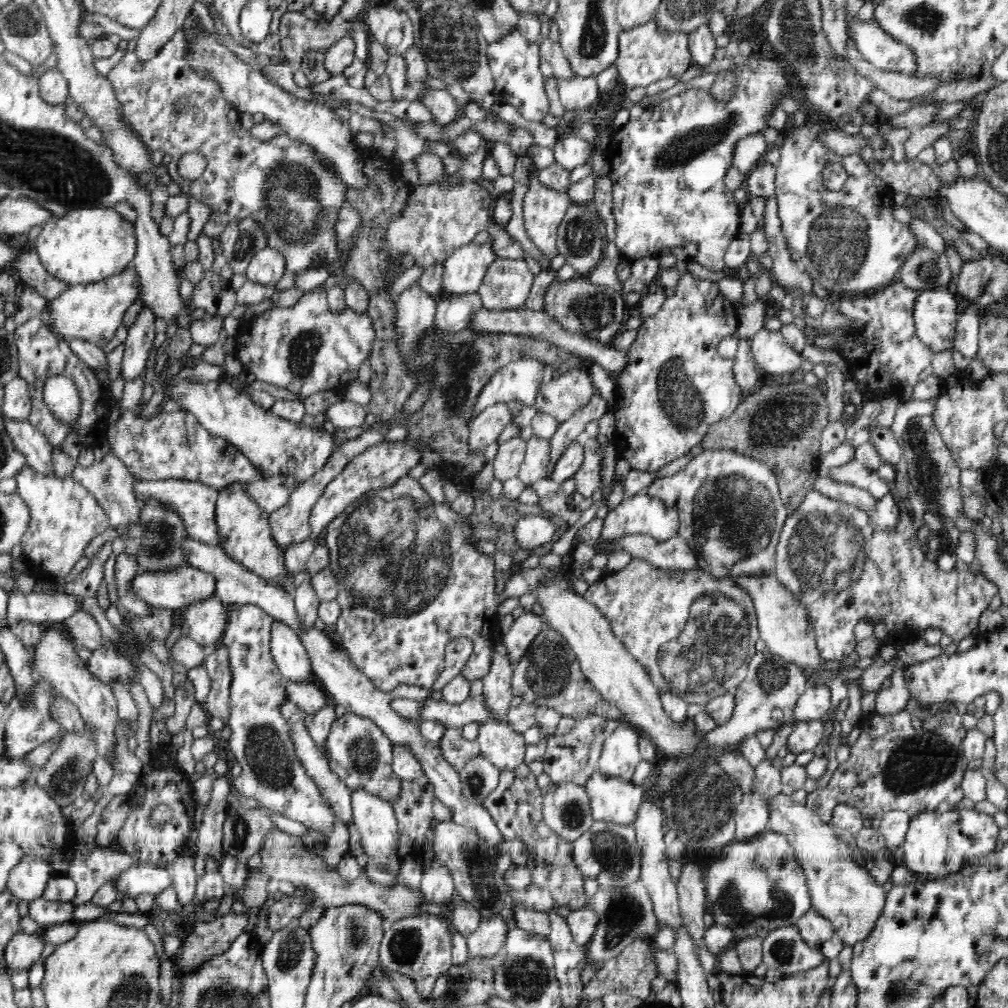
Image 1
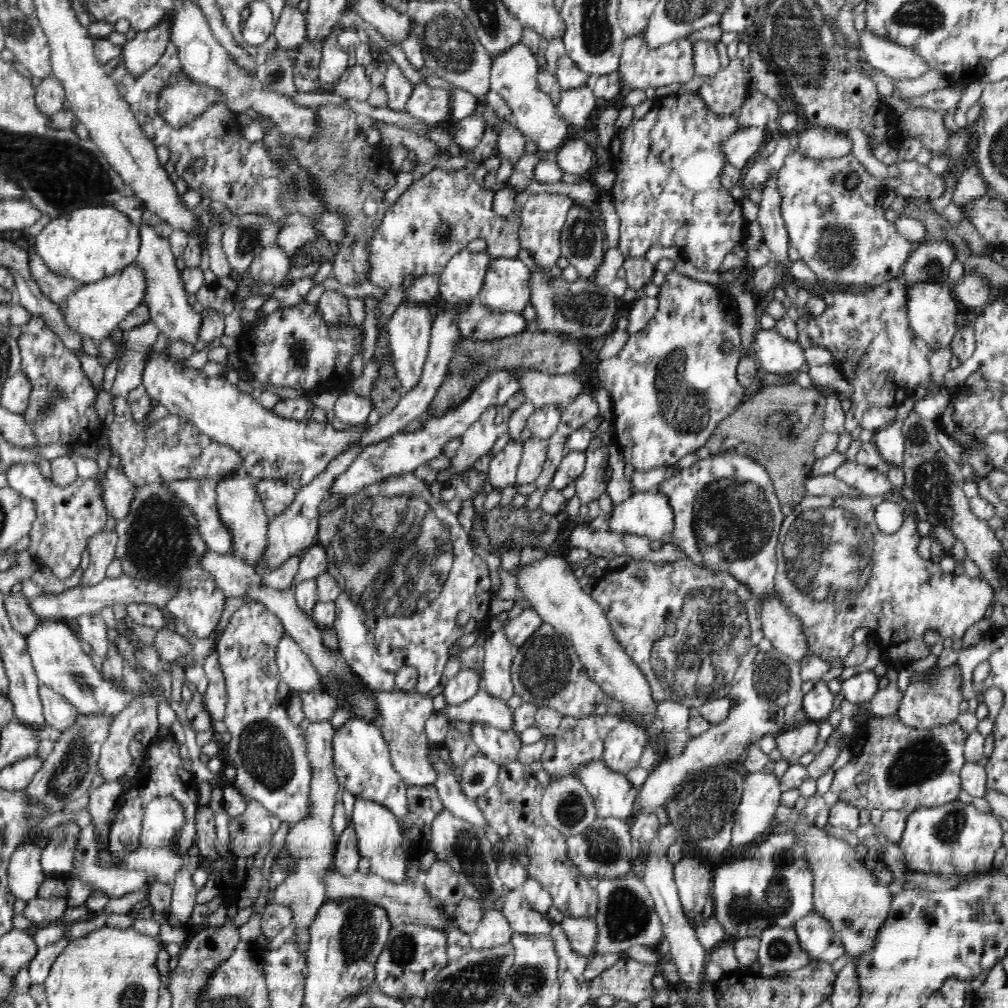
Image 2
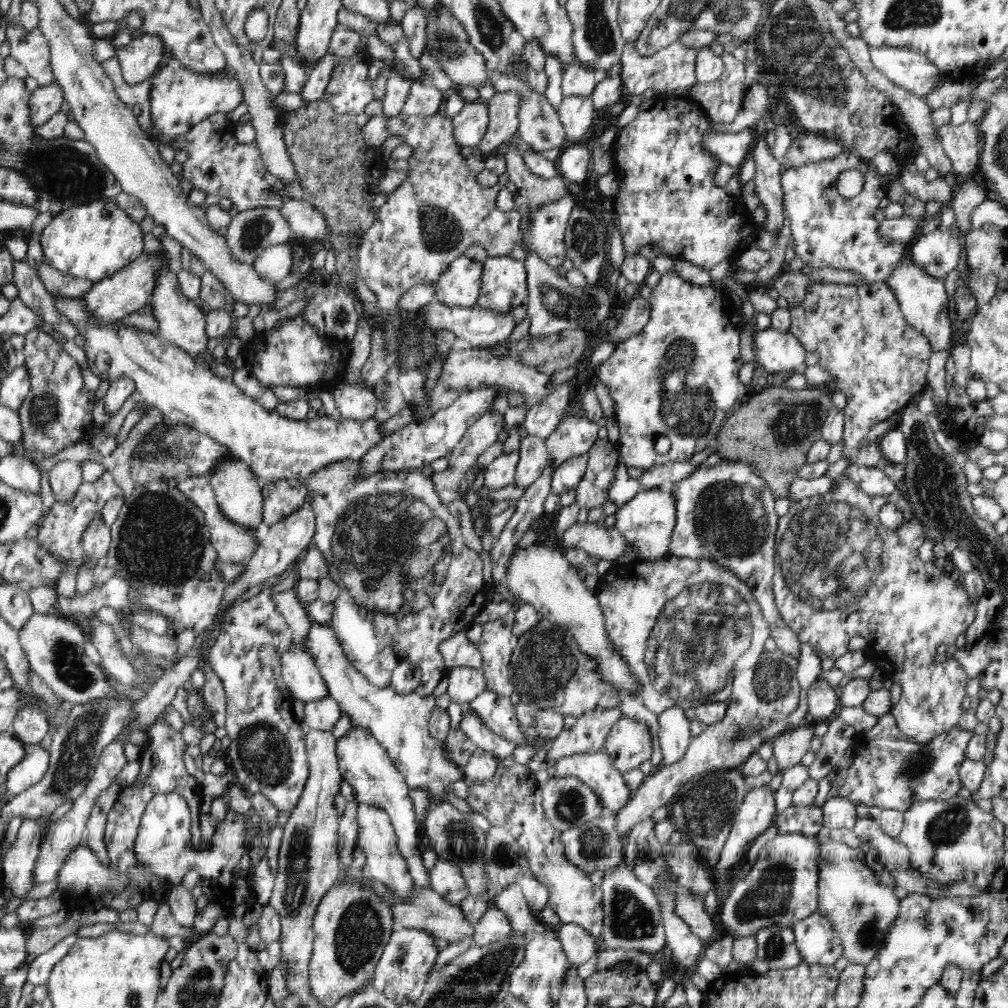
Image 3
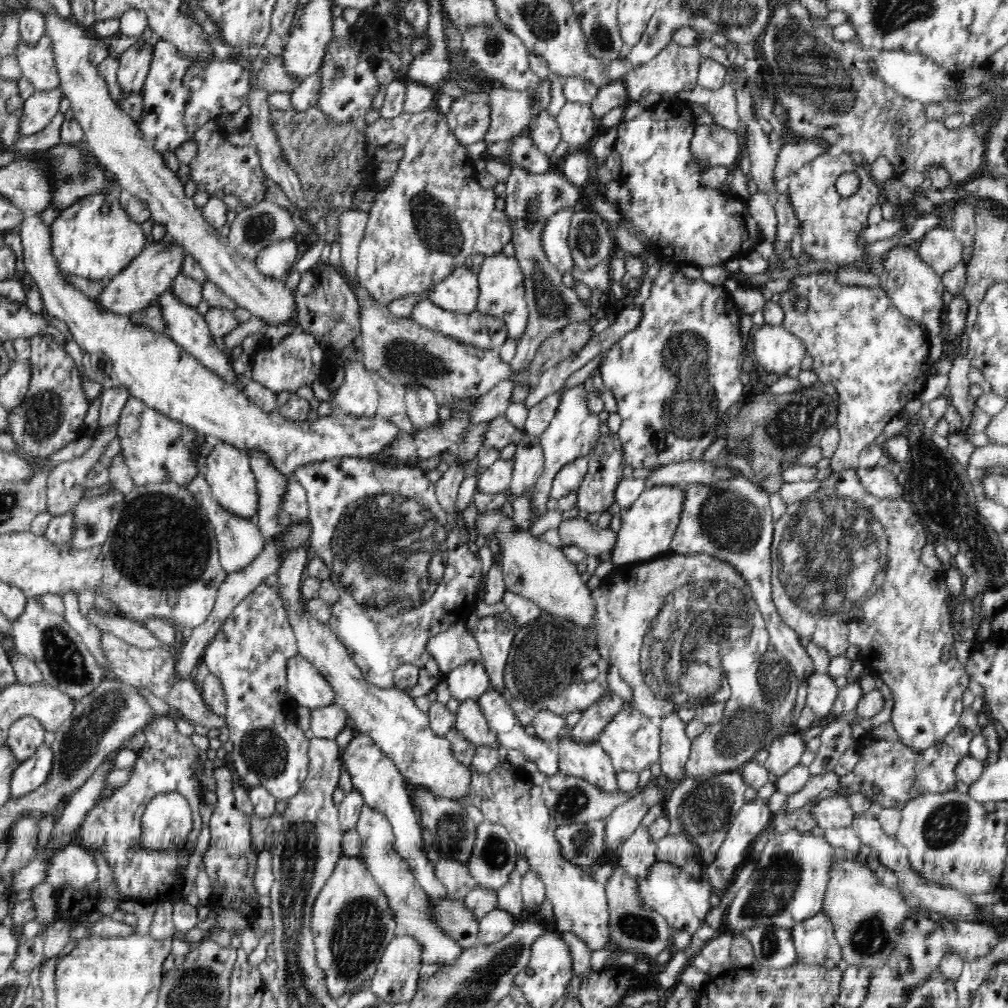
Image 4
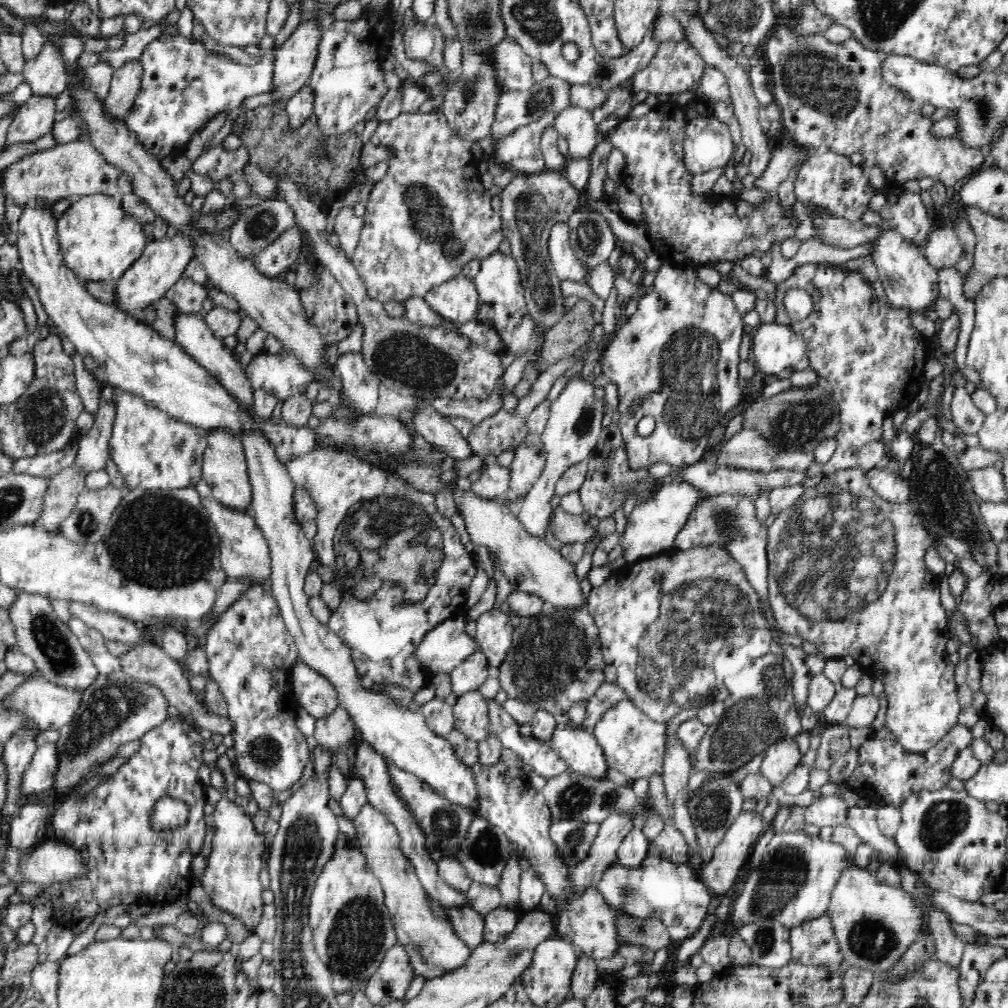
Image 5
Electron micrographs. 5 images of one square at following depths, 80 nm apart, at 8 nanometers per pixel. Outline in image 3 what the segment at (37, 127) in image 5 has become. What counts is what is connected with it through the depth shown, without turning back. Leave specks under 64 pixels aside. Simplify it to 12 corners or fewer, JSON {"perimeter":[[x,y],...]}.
{"perimeter":[[58,82],[34,90],[30,111],[40,127],[61,110]]}

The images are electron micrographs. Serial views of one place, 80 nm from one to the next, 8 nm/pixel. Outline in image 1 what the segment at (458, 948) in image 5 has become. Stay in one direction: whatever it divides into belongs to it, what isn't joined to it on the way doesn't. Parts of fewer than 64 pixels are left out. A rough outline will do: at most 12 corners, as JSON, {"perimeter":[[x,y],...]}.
{"perimeter":[[355,789],[354,825],[369,860],[396,877],[398,822],[392,803]]}

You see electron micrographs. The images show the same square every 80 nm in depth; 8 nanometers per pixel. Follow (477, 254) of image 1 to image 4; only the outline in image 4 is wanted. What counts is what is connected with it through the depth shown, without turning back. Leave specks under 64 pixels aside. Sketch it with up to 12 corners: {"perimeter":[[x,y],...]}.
{"perimeter":[[466,264],[427,291],[456,314],[477,310],[479,282]]}

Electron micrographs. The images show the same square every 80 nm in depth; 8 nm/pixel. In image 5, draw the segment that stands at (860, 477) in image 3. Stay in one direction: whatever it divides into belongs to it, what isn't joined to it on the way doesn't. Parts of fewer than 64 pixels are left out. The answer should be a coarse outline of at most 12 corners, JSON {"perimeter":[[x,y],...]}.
{"perimeter":[[887,468],[866,471],[880,498],[910,502],[908,479]]}

